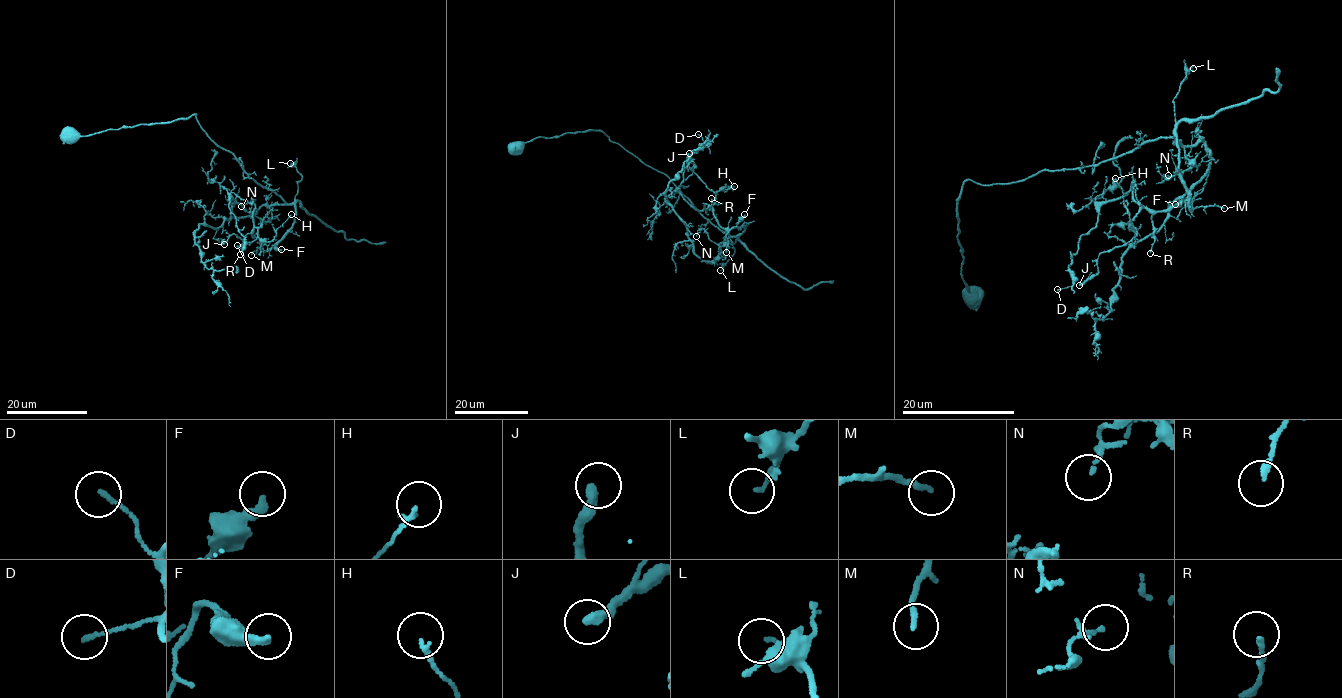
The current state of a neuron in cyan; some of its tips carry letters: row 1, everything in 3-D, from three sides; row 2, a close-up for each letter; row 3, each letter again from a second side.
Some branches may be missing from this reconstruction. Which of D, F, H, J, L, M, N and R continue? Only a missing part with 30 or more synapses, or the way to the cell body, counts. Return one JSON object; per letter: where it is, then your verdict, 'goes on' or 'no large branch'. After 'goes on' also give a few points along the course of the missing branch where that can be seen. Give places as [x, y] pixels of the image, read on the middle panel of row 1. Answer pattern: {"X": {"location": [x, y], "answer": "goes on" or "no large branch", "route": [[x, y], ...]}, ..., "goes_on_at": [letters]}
{"D": {"location": [698, 134], "answer": "no large branch"}, "F": {"location": [744, 214], "answer": "no large branch"}, "H": {"location": [734, 186], "answer": "no large branch"}, "J": {"location": [689, 153], "answer": "no large branch"}, "L": {"location": [720, 270], "answer": "no large branch"}, "M": {"location": [726, 252], "answer": "no large branch"}, "N": {"location": [696, 236], "answer": "no large branch"}, "R": {"location": [711, 198], "answer": "no large branch"}, "goes_on_at": []}

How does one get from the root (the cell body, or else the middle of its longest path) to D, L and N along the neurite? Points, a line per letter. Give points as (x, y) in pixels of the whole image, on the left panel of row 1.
D: (68, 132), (195, 114), (248, 176), (294, 205), (292, 228), (263, 251), (255, 205), (231, 199), (237, 245)
L: (68, 132), (90, 136), (195, 114), (208, 136), (233, 153), (248, 176), (291, 204), (301, 174), (290, 163)
N: (68, 132), (90, 136), (195, 114), (210, 139), (284, 203), (269, 207), (266, 221), (241, 206)

